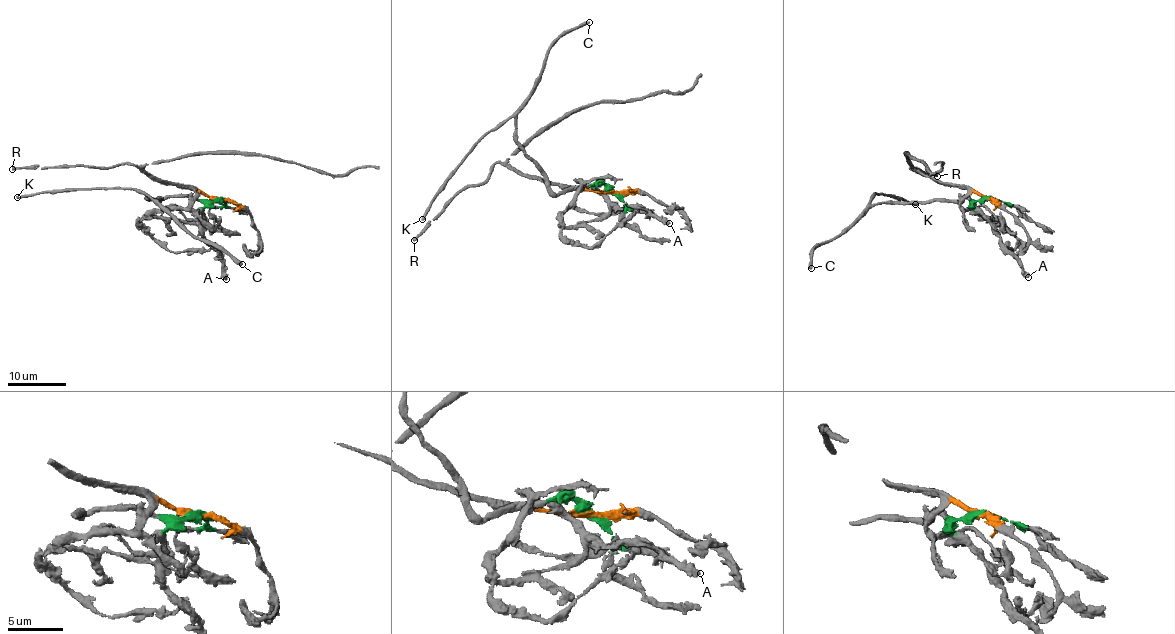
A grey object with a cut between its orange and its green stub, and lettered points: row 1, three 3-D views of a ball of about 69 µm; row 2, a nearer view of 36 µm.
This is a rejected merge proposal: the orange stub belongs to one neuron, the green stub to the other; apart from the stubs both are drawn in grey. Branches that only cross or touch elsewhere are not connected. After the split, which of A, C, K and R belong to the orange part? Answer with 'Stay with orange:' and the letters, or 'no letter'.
Stay with orange: R

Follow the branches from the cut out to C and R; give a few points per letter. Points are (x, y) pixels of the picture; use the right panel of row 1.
C: (987, 198), (878, 203), (866, 207), (839, 235), (818, 243), (811, 268)
R: (987, 198), (937, 182), (910, 168), (915, 167), (920, 171), (914, 171), (935, 173), (936, 176)

